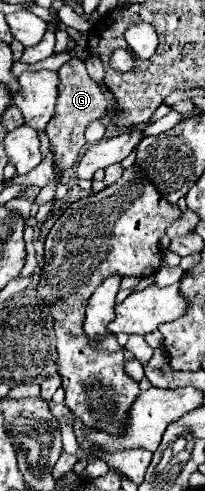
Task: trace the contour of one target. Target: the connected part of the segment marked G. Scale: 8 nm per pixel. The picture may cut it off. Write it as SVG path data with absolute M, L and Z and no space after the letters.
M77 57L59 69L59 79L61 85L59 85L59 99L57 99L57 115L49 121L45 133L49 135L49 141L55 149L55 161L59 163L59 169L65 171L71 165L75 165L79 151L85 145L83 133L87 125L95 119L105 119L109 115L109 109L113 109L113 95L89 77L85 63Z

